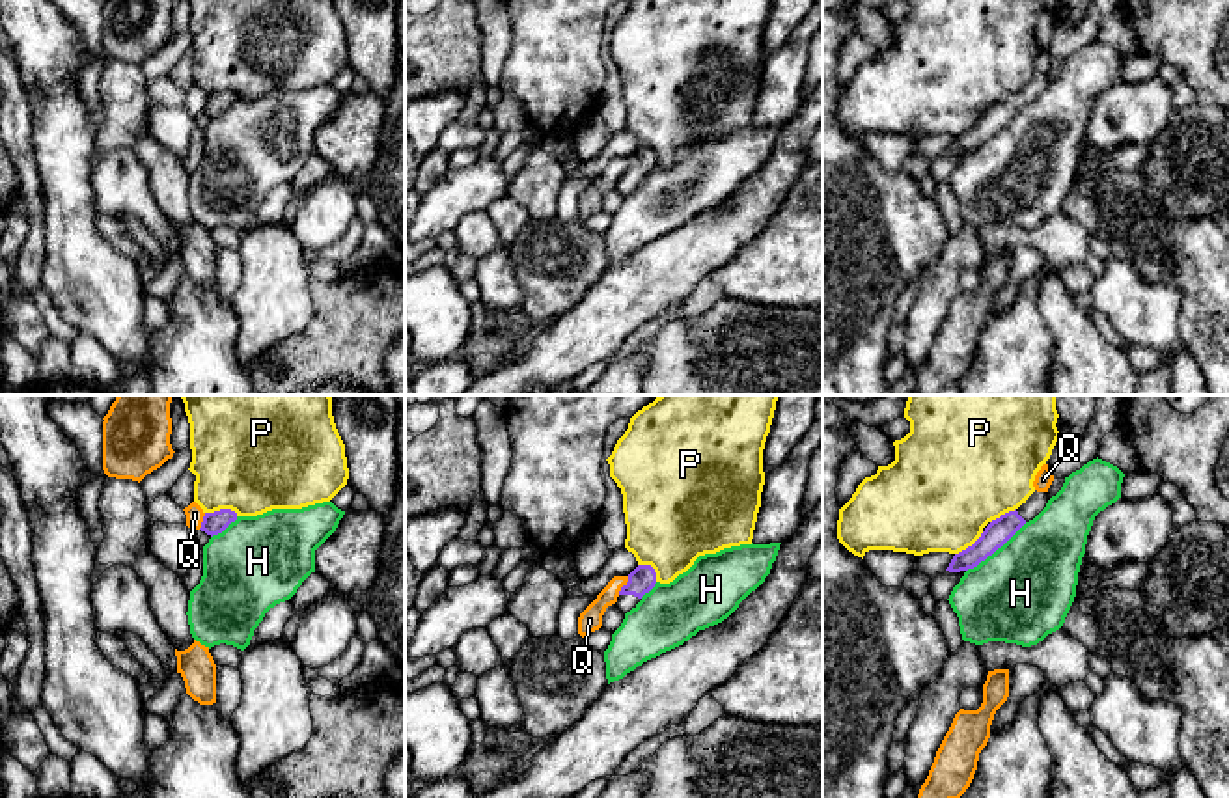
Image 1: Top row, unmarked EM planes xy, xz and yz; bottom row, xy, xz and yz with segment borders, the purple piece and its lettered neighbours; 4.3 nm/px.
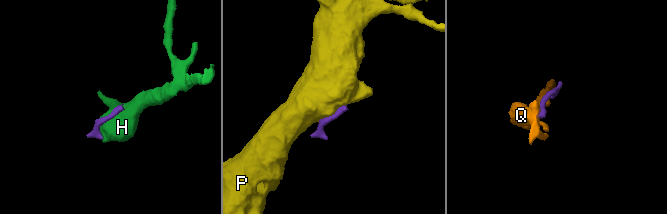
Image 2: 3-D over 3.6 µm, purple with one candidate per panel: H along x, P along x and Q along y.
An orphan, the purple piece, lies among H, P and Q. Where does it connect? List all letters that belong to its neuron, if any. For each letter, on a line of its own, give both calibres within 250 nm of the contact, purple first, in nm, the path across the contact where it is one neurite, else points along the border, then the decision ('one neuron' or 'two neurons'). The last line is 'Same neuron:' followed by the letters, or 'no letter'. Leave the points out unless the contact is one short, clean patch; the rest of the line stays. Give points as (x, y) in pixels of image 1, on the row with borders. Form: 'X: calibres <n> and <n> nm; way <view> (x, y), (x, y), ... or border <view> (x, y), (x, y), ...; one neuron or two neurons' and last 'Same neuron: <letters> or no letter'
H: calibres 110 and 420 nm; two neurons
P: calibres 100 and 480 nm; two neurons
Q: calibres 110 and 100 nm; border xz (629, 577), (618, 593); two neurons
Same neuron: no letter

